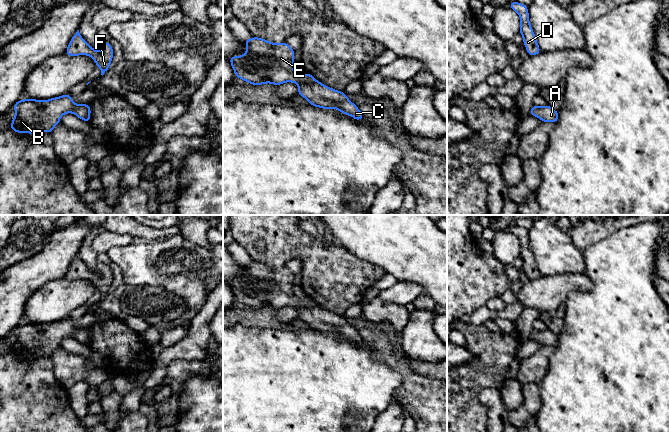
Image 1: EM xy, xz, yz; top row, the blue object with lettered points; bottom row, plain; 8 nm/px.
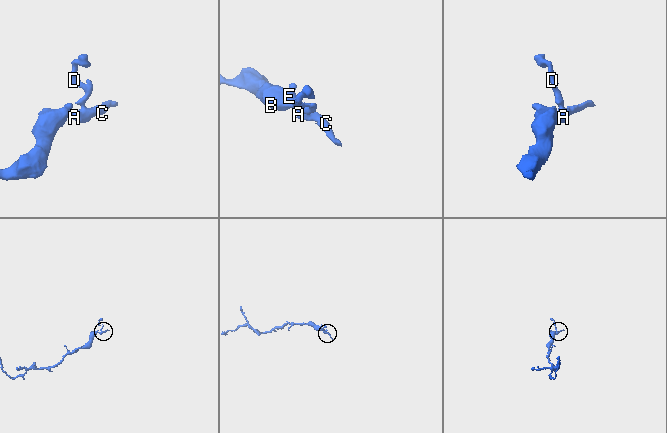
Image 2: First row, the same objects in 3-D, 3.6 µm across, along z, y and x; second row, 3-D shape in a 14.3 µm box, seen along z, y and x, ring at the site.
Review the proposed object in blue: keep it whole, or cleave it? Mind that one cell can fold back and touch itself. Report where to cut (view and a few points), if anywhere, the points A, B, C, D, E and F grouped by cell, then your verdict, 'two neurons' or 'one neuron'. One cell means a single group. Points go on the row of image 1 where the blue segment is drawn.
no cut | A B C D E F | one neuron

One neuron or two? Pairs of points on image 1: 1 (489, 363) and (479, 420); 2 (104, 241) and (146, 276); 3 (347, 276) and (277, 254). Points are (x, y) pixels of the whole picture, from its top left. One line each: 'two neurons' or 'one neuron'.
1: one neuron
2: two neurons
3: one neuron

